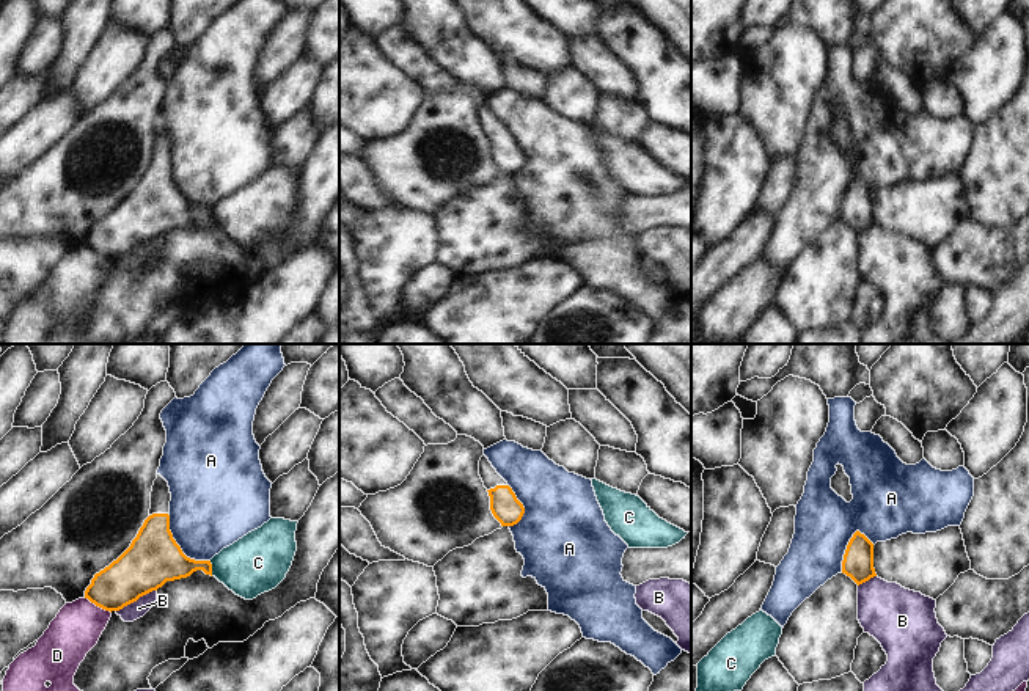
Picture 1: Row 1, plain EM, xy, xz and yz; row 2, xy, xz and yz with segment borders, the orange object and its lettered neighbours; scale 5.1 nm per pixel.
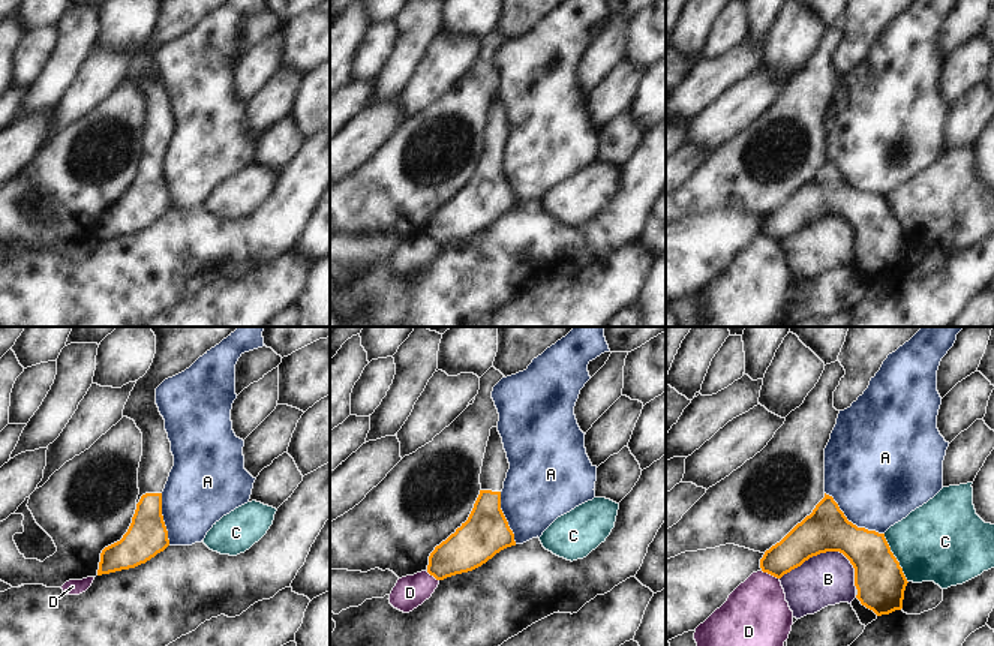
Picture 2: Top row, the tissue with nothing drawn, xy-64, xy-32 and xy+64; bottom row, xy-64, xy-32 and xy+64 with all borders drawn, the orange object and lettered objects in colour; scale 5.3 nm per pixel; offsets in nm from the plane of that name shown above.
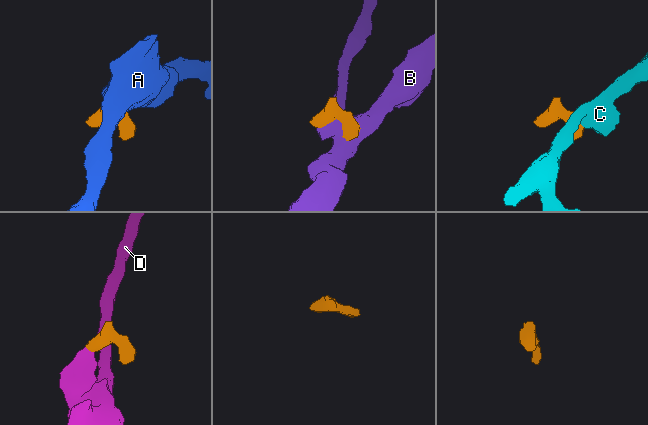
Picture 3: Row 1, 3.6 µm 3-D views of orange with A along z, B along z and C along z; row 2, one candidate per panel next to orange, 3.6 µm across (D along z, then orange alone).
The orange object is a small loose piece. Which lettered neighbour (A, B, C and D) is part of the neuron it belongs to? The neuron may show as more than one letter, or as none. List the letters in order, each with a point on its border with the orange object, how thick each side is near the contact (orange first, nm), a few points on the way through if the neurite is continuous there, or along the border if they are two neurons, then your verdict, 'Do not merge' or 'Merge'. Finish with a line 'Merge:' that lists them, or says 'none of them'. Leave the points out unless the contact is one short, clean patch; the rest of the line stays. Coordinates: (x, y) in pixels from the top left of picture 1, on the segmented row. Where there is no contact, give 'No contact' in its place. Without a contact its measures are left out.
A: Touches orange at xy (179, 547). Thickness 280 nm (orange) against 420 nm. Do not merge
B: Touches orange at xy (135, 600). Thickness 280 nm (orange) against 90 nm. Do not merge
C: Touches orange at xy (211, 569). Thickness 220 nm (orange) against 300 nm. Boundary: xy (209, 561), (212, 575). Do not merge
D: Touches orange at xy (98, 605). Thickness 240 nm (orange) against 240 nm. Boundary: xy (84, 597), (110, 613). Do not merge
Merge: none of them

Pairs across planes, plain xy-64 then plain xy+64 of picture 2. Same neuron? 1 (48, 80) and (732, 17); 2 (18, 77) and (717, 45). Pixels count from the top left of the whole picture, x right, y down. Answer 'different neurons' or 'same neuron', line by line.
1: different neurons
2: same neuron

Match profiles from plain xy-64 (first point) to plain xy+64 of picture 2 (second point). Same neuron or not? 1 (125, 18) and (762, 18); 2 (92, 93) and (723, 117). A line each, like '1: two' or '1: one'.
1: two
2: two

